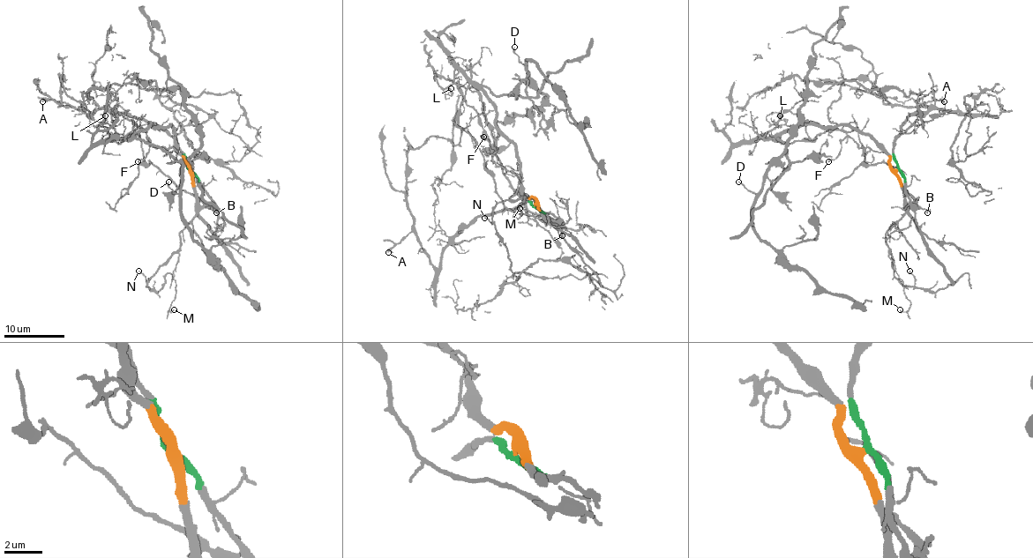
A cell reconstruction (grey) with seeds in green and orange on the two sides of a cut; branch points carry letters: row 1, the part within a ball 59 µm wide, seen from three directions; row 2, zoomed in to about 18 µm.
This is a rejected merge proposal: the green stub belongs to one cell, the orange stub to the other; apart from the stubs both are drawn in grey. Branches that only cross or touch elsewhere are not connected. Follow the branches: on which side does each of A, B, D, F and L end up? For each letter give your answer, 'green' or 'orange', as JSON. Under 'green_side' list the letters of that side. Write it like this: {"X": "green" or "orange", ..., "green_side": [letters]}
{"A": "green", "B": "green", "D": "orange", "F": "orange", "L": "orange", "green_side": ["A", "B"]}

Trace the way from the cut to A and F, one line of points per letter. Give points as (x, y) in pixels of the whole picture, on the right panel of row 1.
A: (896, 169), (893, 142), (902, 126), (911, 115), (937, 109), (960, 114), (928, 107), (923, 103), (944, 101)
F: (896, 169), (867, 135), (848, 126), (797, 124), (763, 137), (790, 110), (839, 129), (846, 135), (828, 162)

